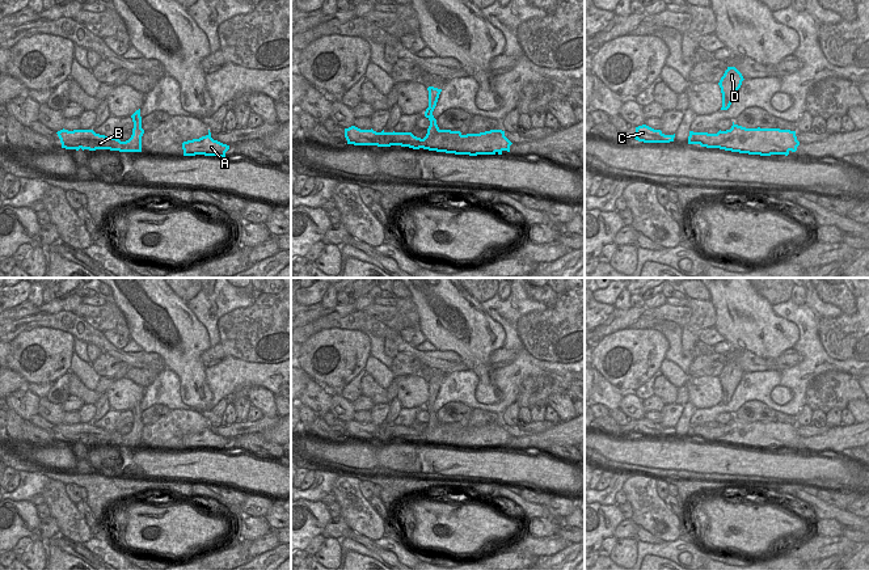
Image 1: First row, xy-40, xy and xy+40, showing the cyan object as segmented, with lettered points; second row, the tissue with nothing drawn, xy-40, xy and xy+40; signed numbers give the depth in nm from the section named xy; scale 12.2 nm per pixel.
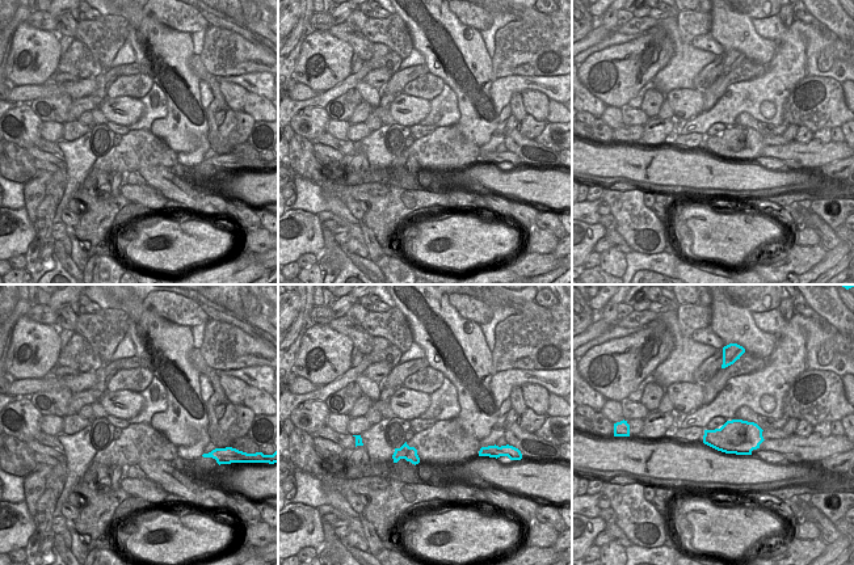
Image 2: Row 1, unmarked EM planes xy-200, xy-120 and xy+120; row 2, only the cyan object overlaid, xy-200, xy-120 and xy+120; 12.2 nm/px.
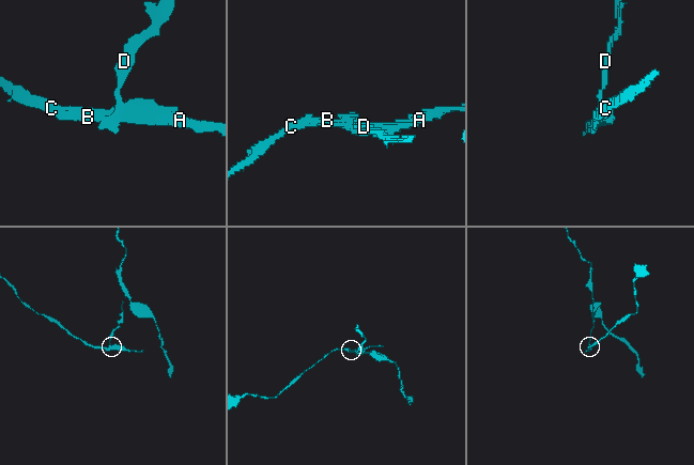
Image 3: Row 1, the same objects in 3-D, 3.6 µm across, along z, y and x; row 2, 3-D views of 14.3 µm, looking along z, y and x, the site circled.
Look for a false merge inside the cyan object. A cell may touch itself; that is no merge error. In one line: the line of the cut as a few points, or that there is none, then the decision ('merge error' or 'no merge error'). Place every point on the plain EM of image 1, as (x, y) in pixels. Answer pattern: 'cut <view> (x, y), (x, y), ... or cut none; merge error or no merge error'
cut xy (441, 423), (424, 442); merge error

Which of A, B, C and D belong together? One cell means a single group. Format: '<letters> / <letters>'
A B C / D

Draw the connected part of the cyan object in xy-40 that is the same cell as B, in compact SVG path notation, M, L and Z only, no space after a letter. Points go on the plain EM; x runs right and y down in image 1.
M60 423L56 426L62 442L76 443L80 442L96 444L96 443L110 443L119 444L122 442L122 435L117 431L107 431L105 428L96 427L93 423Z

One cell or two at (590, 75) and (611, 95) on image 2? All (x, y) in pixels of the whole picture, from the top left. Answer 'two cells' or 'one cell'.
one cell

